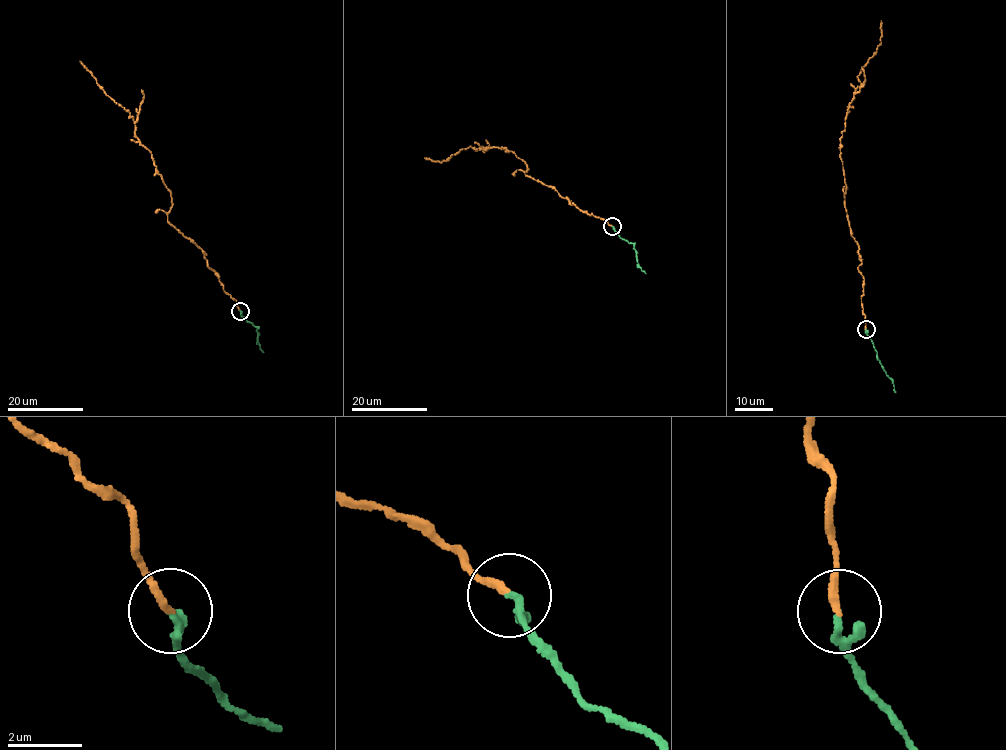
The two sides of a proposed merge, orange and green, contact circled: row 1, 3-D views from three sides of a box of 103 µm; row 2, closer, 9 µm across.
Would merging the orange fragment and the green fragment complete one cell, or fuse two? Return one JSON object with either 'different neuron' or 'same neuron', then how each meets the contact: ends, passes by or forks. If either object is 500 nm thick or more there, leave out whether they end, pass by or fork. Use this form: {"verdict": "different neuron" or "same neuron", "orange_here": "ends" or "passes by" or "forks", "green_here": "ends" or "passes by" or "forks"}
{"verdict": "same neuron", "orange_here": "ends", "green_here": "passes by"}

